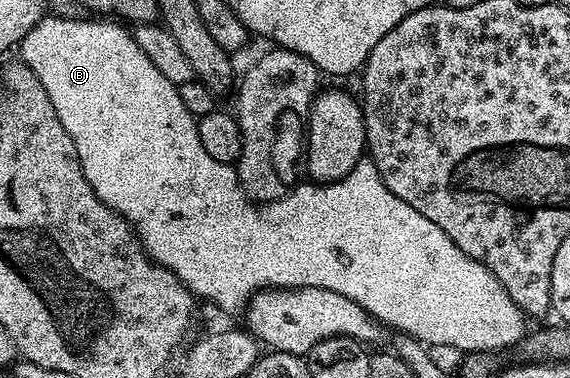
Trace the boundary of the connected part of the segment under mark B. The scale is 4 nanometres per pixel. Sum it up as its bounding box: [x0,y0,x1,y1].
[17,16,528,354]

